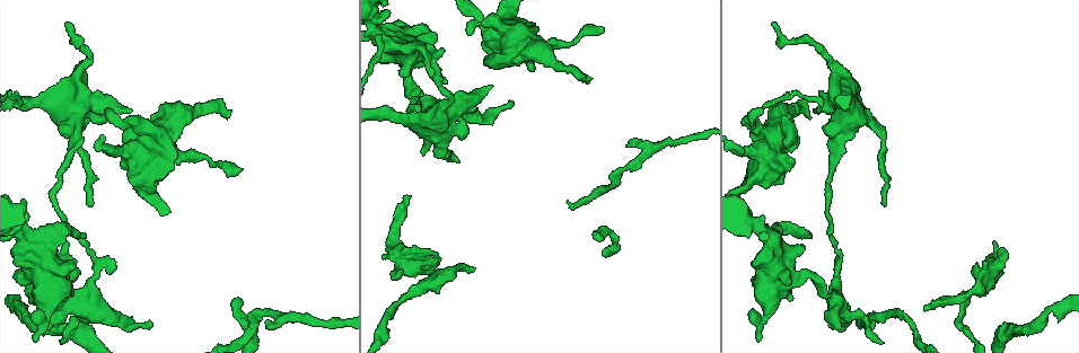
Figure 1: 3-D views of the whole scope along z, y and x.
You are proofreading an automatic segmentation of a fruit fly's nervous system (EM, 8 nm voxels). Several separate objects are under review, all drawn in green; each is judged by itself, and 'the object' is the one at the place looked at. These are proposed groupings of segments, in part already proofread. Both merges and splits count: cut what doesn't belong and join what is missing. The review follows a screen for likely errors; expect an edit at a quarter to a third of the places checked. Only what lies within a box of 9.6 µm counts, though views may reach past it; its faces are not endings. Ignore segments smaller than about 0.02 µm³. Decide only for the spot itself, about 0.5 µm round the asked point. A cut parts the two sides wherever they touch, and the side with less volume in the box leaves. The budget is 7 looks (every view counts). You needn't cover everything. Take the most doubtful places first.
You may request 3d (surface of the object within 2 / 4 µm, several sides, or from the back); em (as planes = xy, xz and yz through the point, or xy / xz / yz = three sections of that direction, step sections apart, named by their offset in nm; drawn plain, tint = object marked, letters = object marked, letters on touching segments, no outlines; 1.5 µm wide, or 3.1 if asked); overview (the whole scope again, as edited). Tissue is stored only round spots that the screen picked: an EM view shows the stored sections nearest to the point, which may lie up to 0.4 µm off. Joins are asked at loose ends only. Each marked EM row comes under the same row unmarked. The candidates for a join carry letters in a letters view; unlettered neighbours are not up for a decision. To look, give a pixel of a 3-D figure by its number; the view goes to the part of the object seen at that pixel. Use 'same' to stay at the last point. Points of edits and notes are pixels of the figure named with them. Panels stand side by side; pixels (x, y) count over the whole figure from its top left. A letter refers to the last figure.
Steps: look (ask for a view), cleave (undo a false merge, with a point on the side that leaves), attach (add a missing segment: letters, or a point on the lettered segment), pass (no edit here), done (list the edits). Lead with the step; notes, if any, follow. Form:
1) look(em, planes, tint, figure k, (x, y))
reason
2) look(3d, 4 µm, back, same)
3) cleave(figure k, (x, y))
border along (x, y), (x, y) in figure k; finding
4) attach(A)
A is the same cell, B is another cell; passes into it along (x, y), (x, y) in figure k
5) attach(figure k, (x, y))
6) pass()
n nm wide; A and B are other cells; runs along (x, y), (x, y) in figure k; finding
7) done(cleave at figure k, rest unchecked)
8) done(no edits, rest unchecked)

look(em, planes, letters, figure 1, (874, 322))
an open end

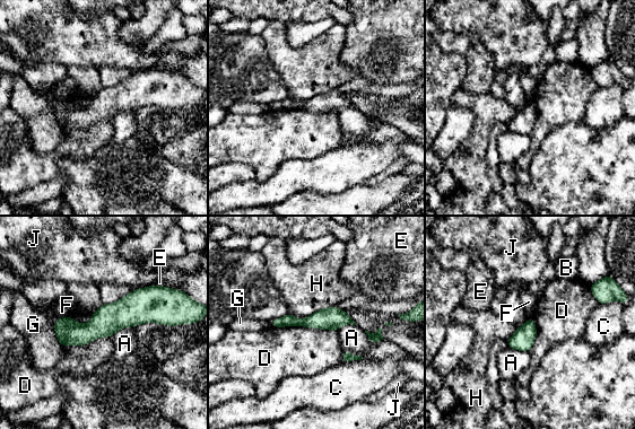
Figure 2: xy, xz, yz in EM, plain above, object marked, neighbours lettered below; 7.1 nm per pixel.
pass()
160 nm wide; A, B, C, D, E, F, G, H and J are other cells; border along (270, 325), (311, 326), (336, 332) in figure 2; no lettered segment goes on from it

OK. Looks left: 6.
look(3d, 4 µm, figure 1, (816, 109))
thick end

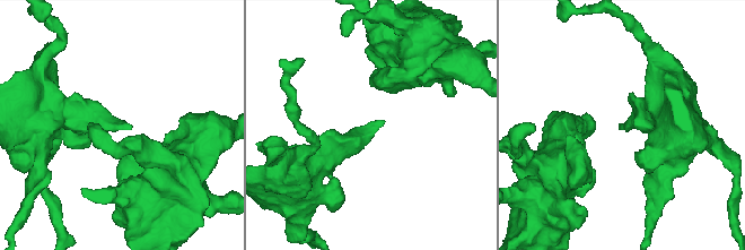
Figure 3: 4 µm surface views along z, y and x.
look(em, yz, step 8, letters, figure 3, (129, 123))

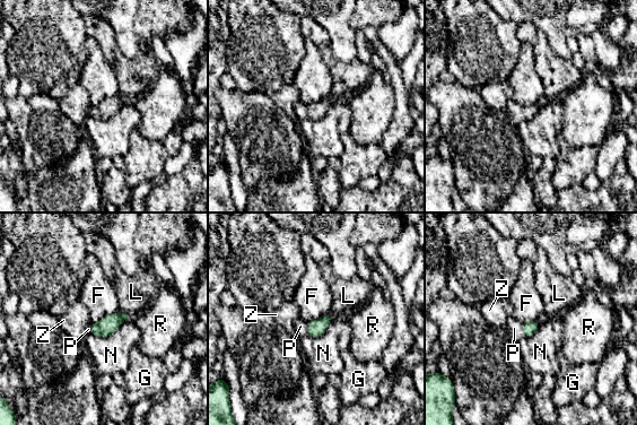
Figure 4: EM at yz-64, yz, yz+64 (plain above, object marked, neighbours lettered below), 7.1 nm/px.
attach(P)
P is the same cell, F, G, L, N, R and Z are other cells; passes into it along (530, 328), (523, 329), (514, 328) in figure 4; it goes on there

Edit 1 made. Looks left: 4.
look(3d, 4 µm, figure 1, (759, 172))
sudden change in width

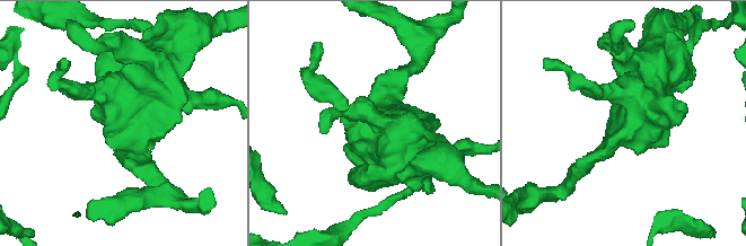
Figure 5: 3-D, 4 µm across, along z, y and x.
look(em, xz, step 4, letters, figure 5, (134, 126))

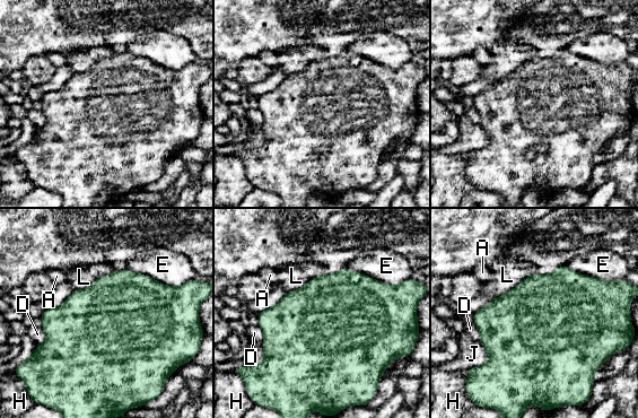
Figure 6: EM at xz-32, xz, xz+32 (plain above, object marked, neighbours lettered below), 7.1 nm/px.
pass()
A, D, E, H, J and L are other cells; all the same neuron

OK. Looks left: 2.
done(attach at figure 4, rest unchecked)

